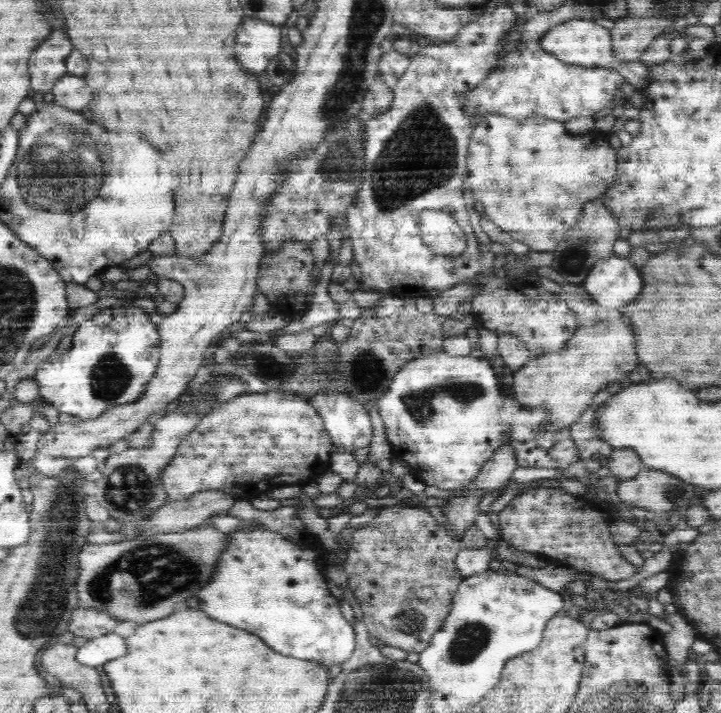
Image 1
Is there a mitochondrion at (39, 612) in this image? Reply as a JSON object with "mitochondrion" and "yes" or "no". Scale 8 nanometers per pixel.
{"mitochondrion":"yes"}

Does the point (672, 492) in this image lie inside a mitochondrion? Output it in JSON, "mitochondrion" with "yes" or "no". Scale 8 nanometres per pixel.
{"mitochondrion":"yes"}

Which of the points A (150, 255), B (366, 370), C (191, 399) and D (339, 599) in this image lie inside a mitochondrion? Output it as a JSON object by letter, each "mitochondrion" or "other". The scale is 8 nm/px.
{"A":"other","B":"mitochondrion","C":"other","D":"other"}

